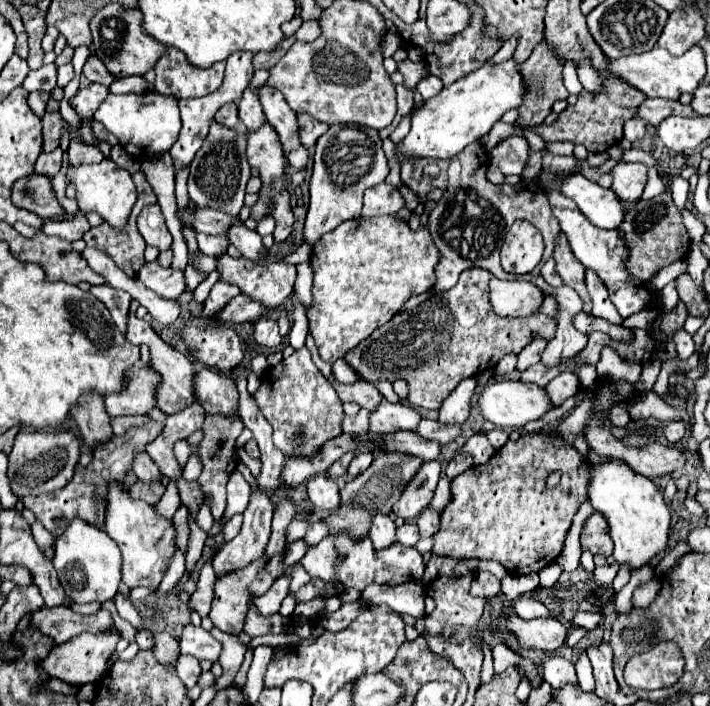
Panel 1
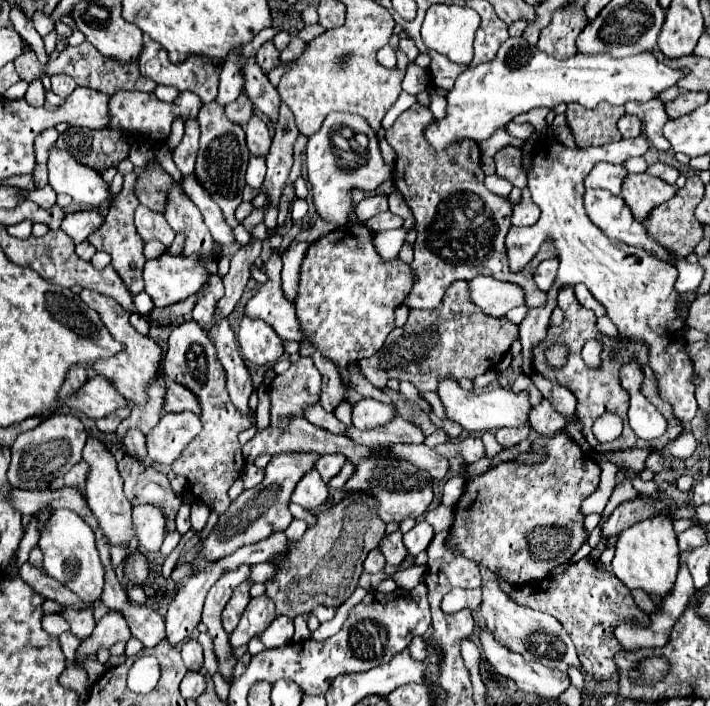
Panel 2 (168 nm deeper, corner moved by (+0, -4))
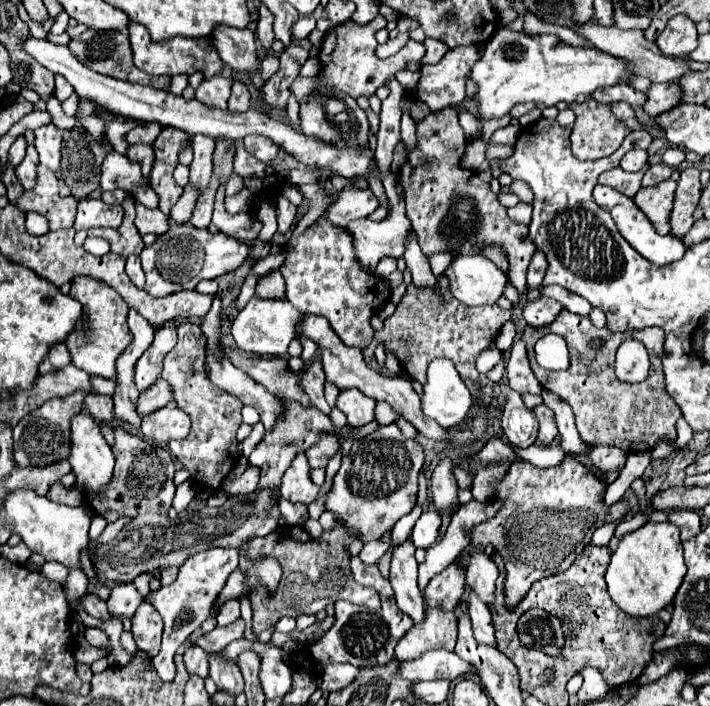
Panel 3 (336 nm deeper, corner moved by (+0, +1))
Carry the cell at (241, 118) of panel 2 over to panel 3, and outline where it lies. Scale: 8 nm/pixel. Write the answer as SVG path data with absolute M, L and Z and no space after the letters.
M235 80L233 88L231 88L231 98L229 98L229 112L249 110L249 100L251 100L251 96L249 96L247 86L241 80Z

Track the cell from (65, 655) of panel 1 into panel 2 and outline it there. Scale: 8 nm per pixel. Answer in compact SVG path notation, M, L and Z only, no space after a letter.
M107 613L95 625L95 633L91 633L91 637L87 637L87 641L81 641L73 665L81 667L83 661L89 655L97 655L99 649L111 649L115 643L119 643L119 641L127 643L129 639L131 639L131 633L129 633L127 621L119 613Z

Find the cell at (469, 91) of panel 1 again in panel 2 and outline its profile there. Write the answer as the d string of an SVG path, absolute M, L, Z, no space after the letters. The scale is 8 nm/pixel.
M509 37L493 61L481 63L463 71L455 87L447 93L447 115L435 119L425 137L435 151L443 151L463 139L485 141L499 127L505 127L515 115L527 113L535 107L553 109L559 103L581 103L593 109L597 103L607 101L611 105L625 105L629 101L651 101L661 91L677 85L687 75L687 69L671 69L657 61L653 53L641 53L633 57L615 59L609 53L597 55L573 55L571 59L557 61L537 47L529 45L523 37Z

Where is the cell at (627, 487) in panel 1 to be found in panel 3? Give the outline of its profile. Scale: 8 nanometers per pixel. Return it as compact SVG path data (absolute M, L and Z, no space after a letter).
M647 522L639 530L621 538L619 548L613 552L605 580L607 590L615 606L635 618L655 616L659 610L667 608L687 572L683 562L683 544L679 530L669 522Z

